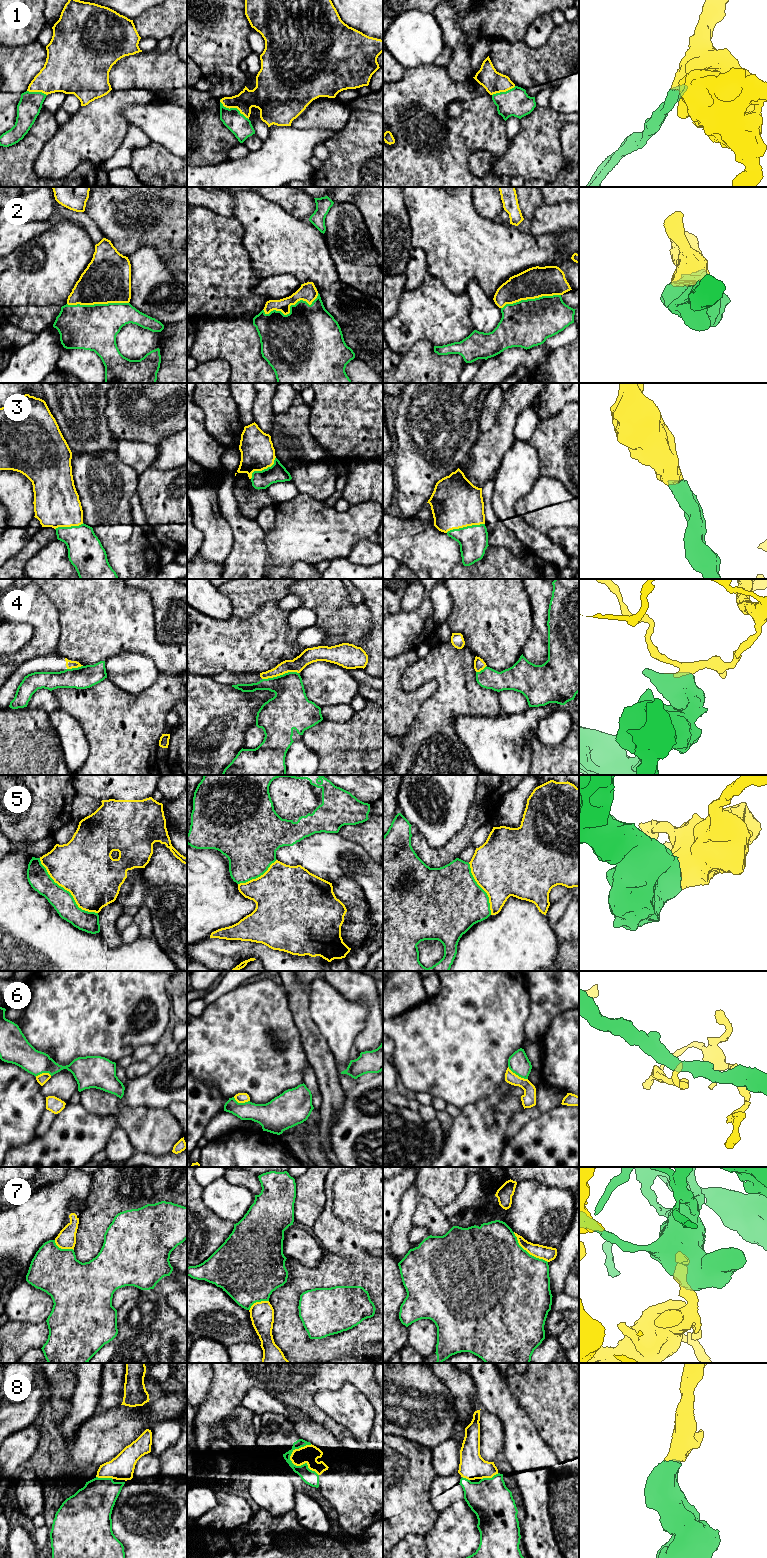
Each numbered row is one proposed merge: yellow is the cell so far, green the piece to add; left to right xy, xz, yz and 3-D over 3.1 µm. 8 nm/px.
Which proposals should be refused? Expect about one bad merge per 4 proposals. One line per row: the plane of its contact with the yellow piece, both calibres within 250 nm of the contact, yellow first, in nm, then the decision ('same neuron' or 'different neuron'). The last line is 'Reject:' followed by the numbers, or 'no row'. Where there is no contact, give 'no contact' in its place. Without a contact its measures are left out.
1: xz | 190/170 nm | same neuron
2: xz | 150/440 nm | same neuron
3: yz | 400/240 nm | same neuron
4: xz | 110/280 nm | different neuron
5: xy | 460/180 nm | different neuron
6: yz | 110/170 nm | different neuron
7: yz | 120/500 nm | same neuron
8: xz | 150/120 nm | same neuron
Reject: 4, 5, 6

